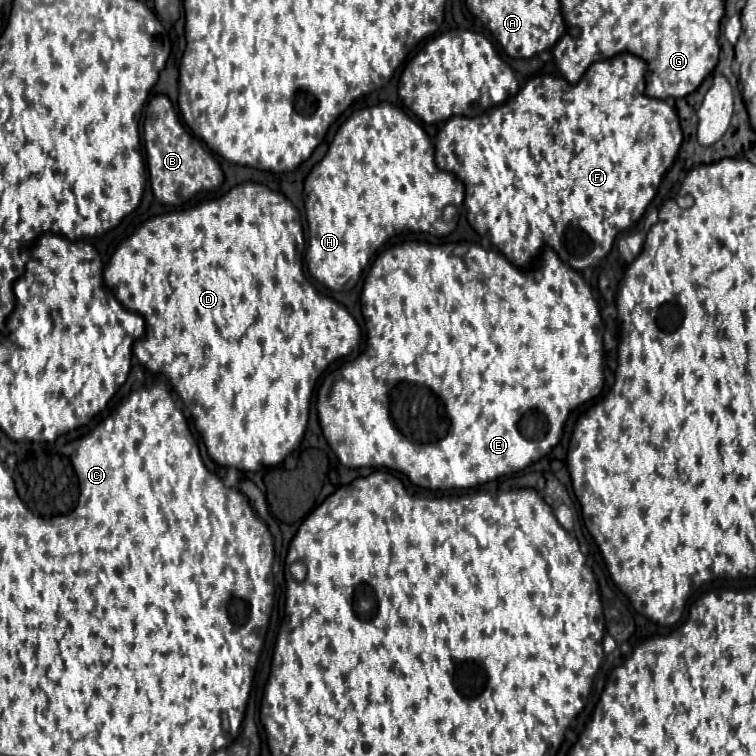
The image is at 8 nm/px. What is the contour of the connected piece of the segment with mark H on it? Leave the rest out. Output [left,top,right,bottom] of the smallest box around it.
[304,103,464,291]

